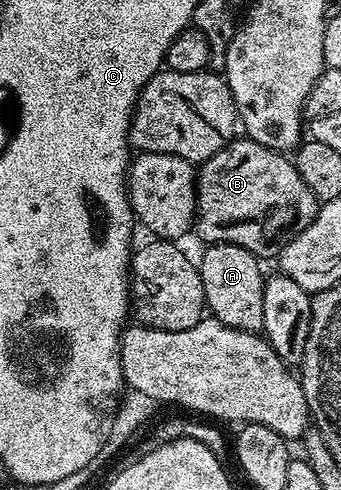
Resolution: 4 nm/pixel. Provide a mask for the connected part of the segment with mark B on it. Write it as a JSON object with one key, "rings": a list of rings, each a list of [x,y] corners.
{"rings":[[[235,138],[226,148],[219,150],[219,154],[215,154],[210,160],[200,165],[199,175],[196,177],[196,196],[197,196],[197,215],[195,223],[195,232],[205,239],[206,245],[211,244],[234,244],[235,246],[243,246],[247,250],[251,250],[251,254],[255,254],[258,258],[266,258],[265,256],[276,257],[285,244],[293,237],[306,228],[312,220],[317,219],[317,210],[319,201],[315,194],[311,194],[311,186],[307,186],[307,182],[303,182],[303,178],[299,178],[299,170],[293,164],[292,159],[284,152],[277,152],[273,148],[263,146],[259,142],[248,138]]]}

